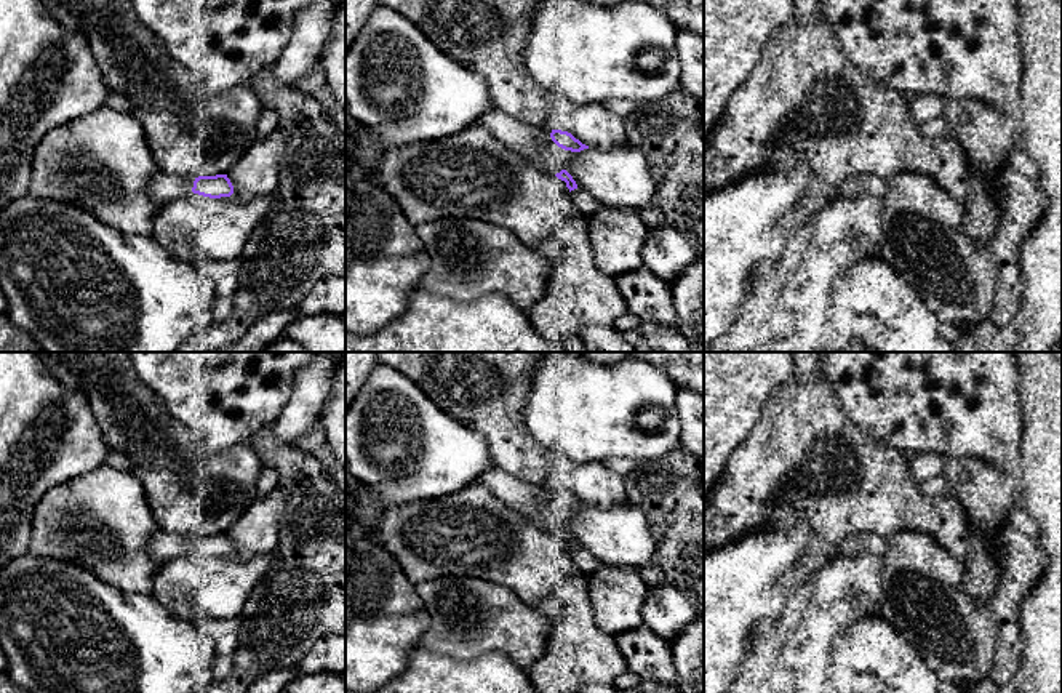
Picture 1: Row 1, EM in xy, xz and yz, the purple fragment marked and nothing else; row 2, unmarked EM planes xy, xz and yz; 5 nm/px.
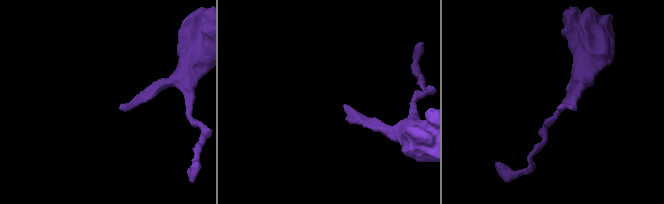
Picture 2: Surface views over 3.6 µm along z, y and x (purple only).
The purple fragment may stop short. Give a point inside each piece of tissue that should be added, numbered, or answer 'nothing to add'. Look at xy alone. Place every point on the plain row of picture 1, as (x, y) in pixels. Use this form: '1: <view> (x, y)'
1: xy (163, 546)

